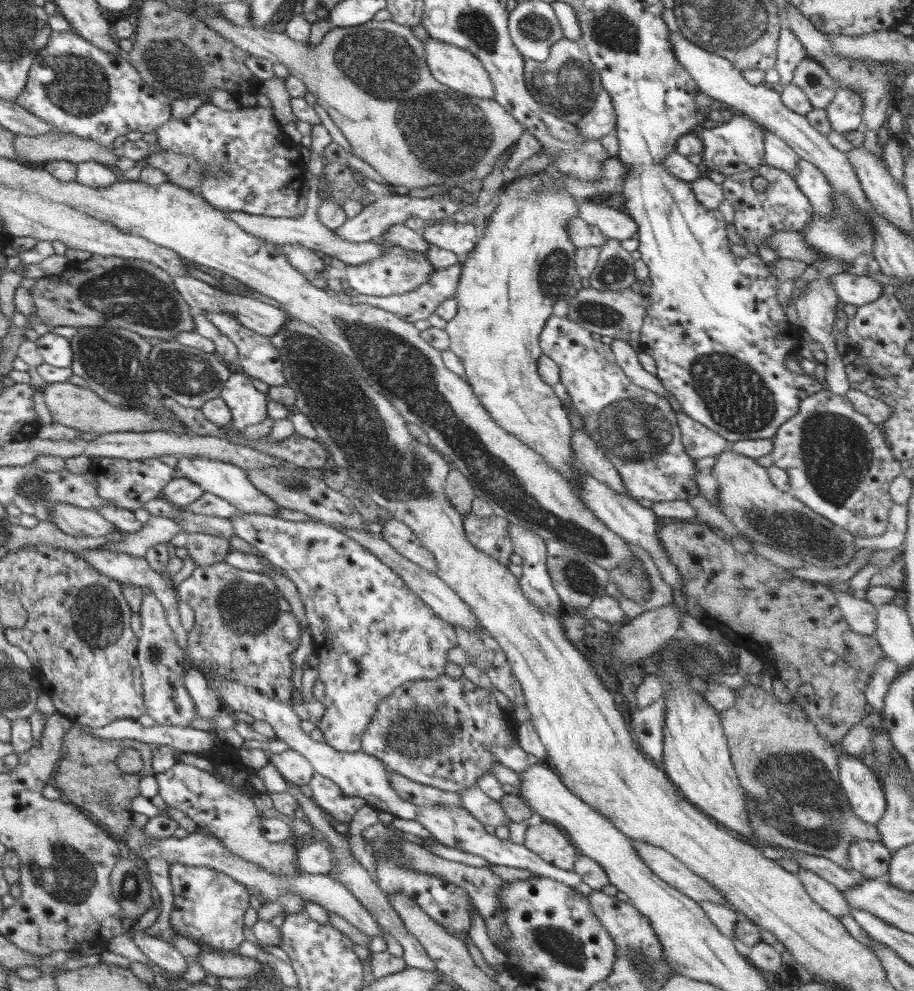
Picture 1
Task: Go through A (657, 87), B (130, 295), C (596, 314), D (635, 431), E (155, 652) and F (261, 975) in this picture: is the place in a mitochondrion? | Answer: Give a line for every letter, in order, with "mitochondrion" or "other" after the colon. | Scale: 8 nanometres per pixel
A: other
B: mitochondrion
C: mitochondrion
D: mitochondrion
E: mitochondrion
F: other

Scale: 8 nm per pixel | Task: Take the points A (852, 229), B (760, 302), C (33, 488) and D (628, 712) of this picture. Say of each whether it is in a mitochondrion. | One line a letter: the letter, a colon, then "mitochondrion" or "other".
A: mitochondrion
B: other
C: mitochondrion
D: other

